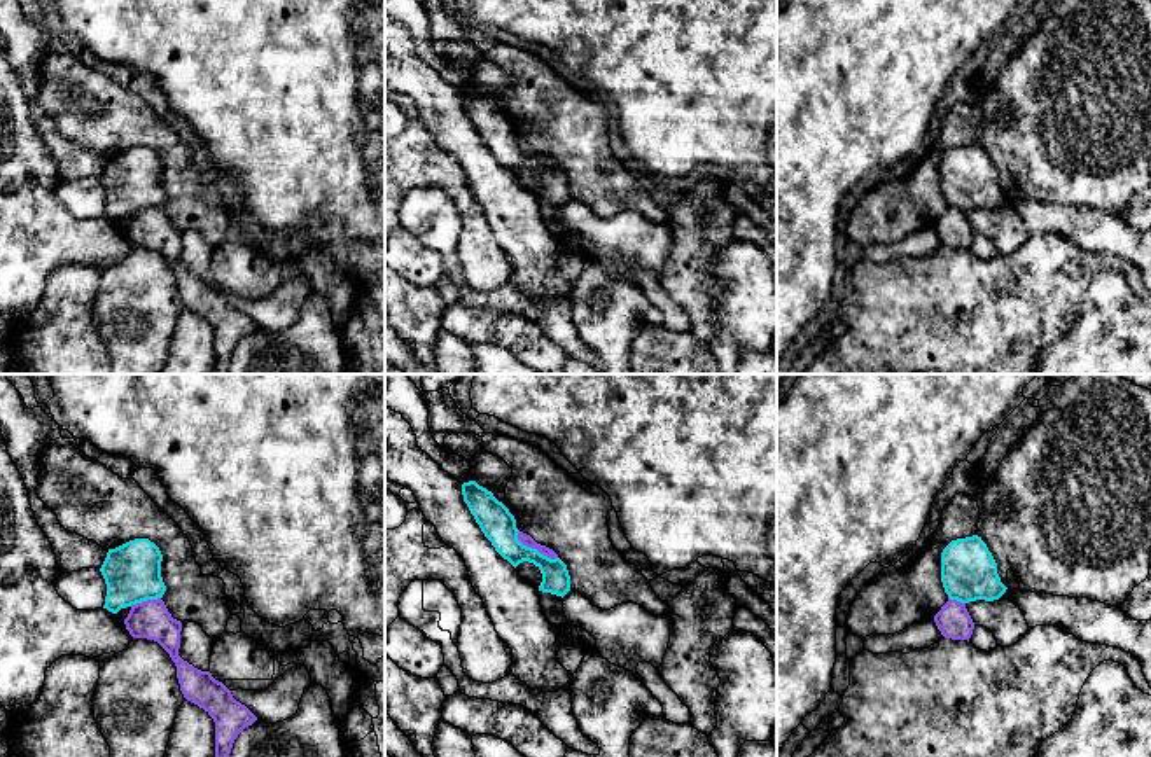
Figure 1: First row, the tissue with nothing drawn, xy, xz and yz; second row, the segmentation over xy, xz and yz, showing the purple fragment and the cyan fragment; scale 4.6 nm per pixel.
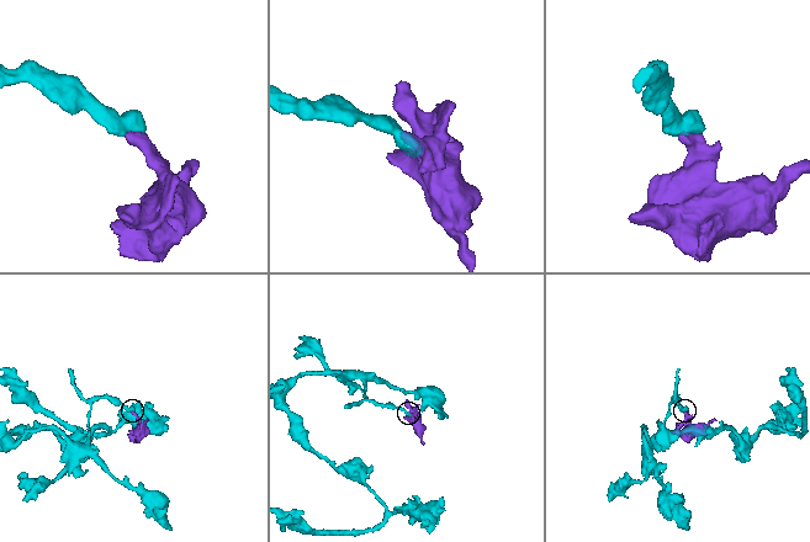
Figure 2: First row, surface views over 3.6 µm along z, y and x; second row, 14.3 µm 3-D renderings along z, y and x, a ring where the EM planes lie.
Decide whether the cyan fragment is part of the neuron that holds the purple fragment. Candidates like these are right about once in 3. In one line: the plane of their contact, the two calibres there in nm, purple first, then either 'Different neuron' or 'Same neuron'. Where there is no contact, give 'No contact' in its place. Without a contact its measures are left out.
Touches purple in xz. Thickness 50 nm (purple) against 160 nm. Different neuron

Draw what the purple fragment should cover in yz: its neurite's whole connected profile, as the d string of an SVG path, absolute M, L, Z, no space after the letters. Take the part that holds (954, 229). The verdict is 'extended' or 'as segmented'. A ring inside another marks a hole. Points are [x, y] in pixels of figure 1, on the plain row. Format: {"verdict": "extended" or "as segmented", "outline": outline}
{"verdict": "as segmented", "outline": "M950 208L934 224L934 231L945 247L967 248L973 243L974 231L966 217L966 212Z"}

